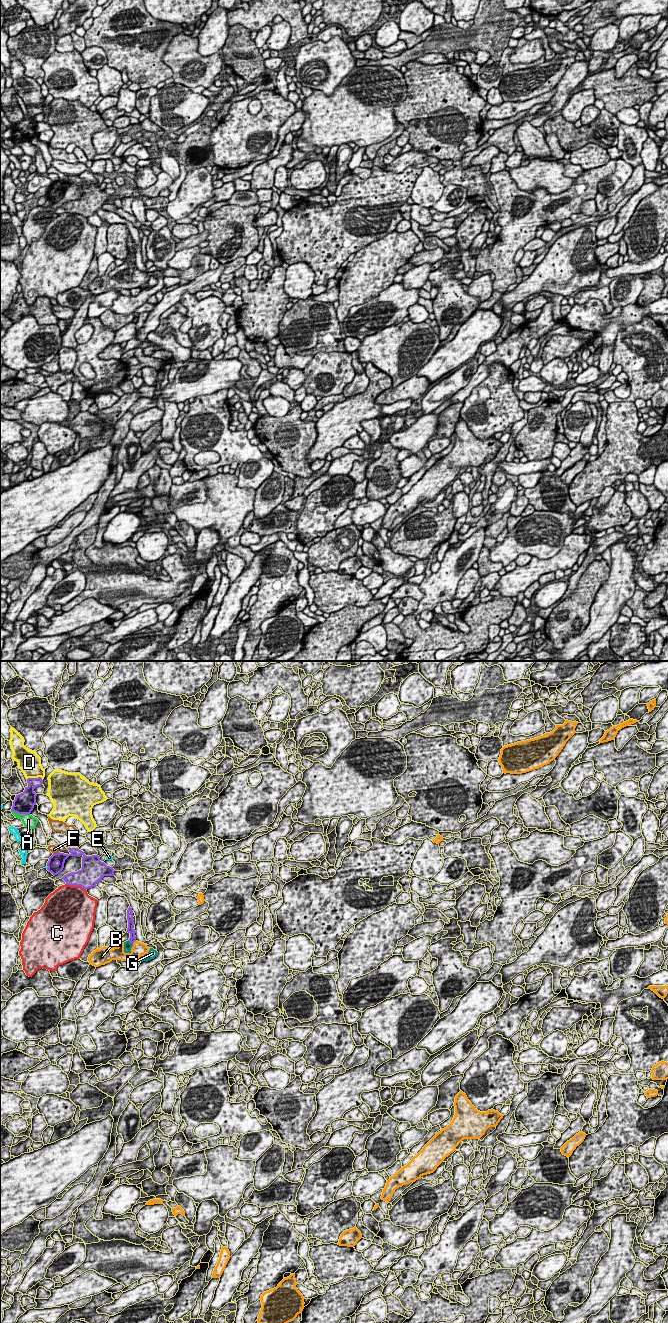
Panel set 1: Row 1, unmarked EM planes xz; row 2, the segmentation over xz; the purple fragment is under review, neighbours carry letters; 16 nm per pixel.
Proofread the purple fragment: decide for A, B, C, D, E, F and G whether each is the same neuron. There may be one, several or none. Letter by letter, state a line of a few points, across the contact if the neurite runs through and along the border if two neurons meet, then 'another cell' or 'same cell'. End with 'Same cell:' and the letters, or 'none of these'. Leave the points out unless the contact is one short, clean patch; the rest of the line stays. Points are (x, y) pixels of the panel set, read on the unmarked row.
A: another cell
B: line xz (135, 268), (133, 271); another cell
C: another cell
D: another cell
E: another cell
F: another cell
G: line xz (132, 267), (130, 269), (127, 273); same cell
Same cell: G

